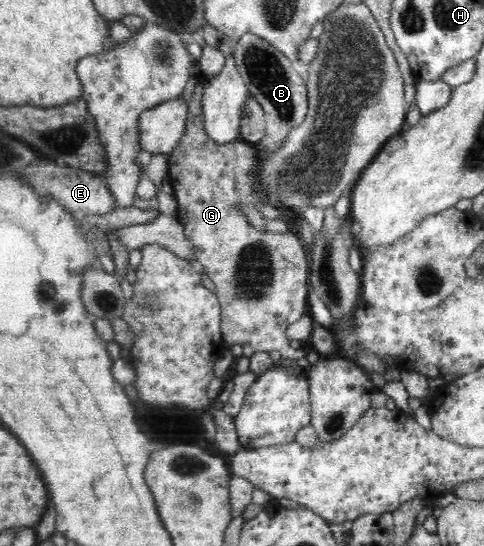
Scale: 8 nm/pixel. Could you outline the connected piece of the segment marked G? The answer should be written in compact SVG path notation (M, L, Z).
M201 79L195 85L188 102L186 129L179 144L168 156L167 179L178 204L177 220L182 226L184 236L192 242L196 259L215 283L216 296L222 310L222 339L227 342L227 346L232 348L232 345L241 345L243 356L248 359L256 353L277 350L287 361L300 360L303 353L291 348L286 332L290 324L297 322L308 310L310 248L303 244L301 237L294 234L265 232L253 228L240 212L241 205L260 205L260 193L256 192L256 181L253 180L258 158L257 149L240 136L226 145L215 145L209 140L203 126L202 94L205 84L206 79Z

